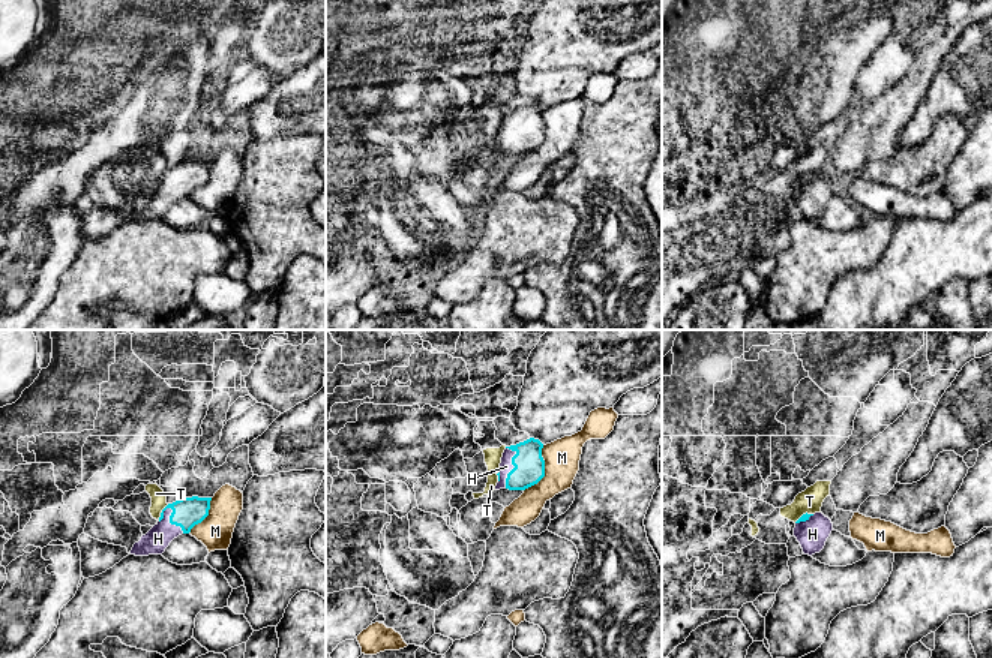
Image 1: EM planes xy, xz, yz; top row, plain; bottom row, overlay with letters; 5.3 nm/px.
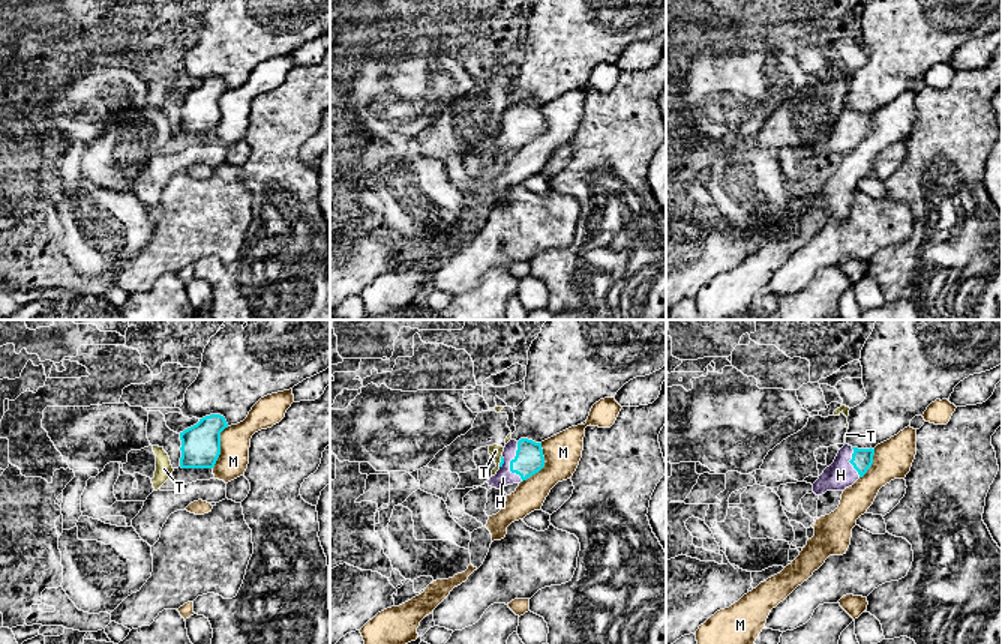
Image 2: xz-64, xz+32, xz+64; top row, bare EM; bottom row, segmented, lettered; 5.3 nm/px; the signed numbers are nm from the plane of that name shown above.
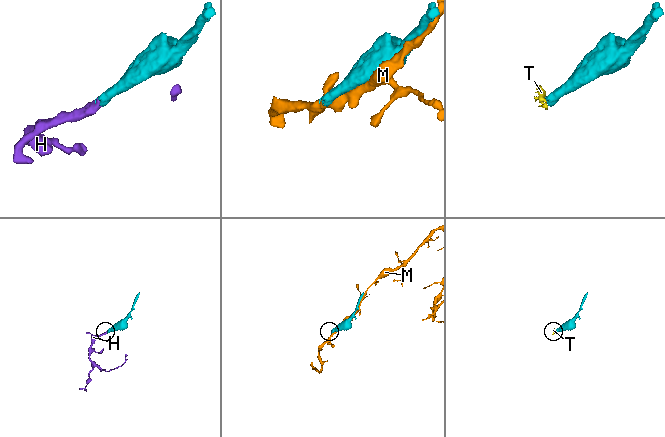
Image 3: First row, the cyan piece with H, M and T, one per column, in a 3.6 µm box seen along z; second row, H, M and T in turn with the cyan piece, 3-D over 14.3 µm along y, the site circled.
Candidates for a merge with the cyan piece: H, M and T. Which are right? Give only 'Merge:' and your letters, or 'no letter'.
Merge: H

